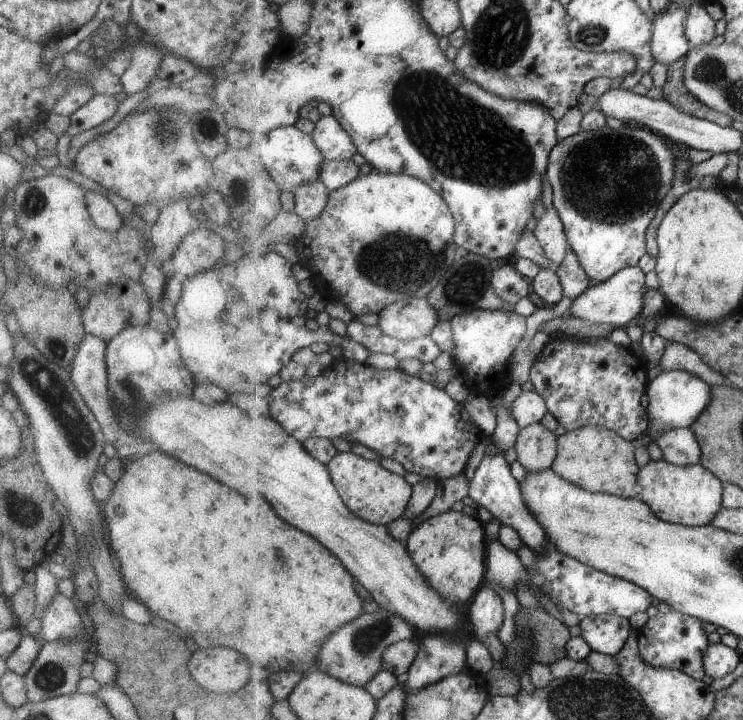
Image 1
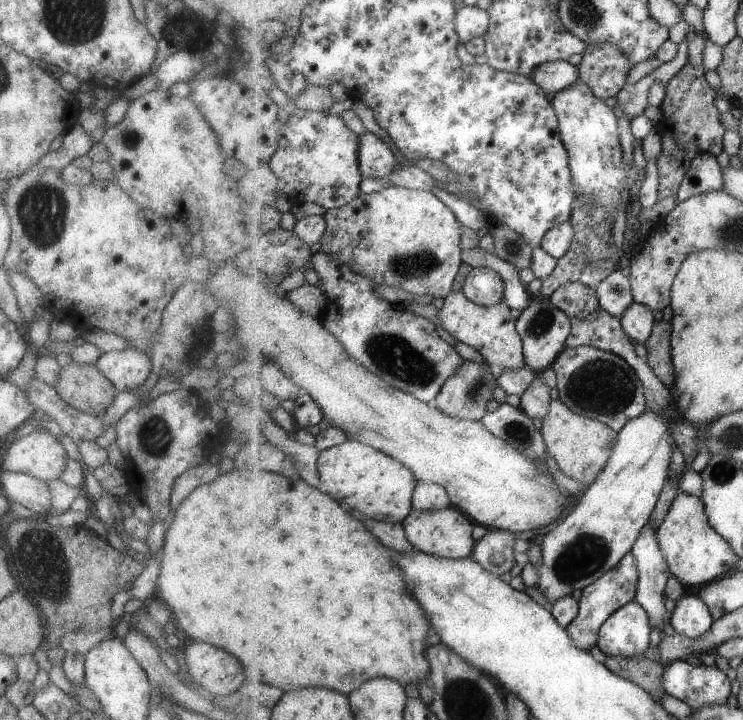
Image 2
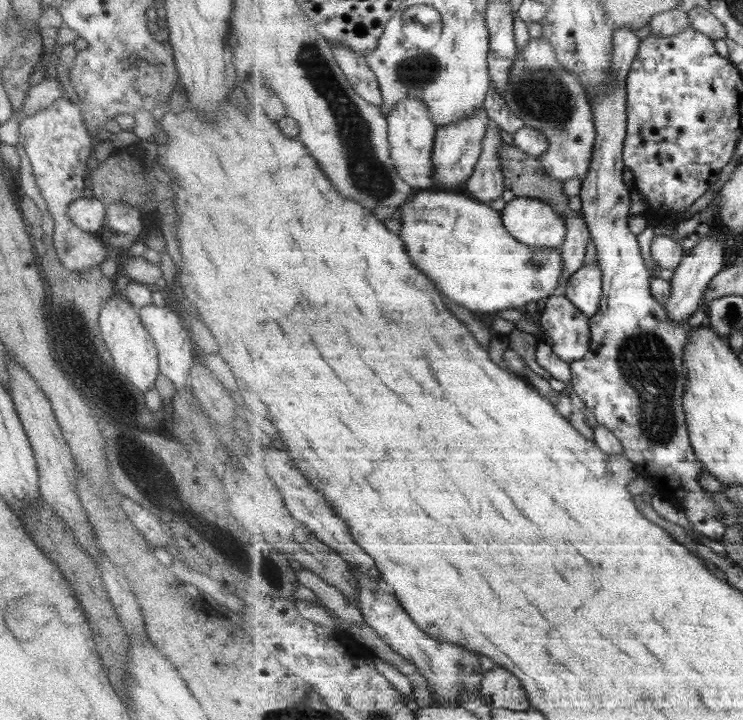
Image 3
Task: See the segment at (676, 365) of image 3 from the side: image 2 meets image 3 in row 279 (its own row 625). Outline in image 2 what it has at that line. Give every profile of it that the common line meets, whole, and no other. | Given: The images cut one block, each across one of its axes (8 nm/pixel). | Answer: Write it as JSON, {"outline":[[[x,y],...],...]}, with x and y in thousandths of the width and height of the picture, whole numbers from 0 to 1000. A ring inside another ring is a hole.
{"outline":[[[852,835],[826,850],[806,876],[805,900],[820,911],[865,914],[876,883],[876,860],[860,835]]]}

